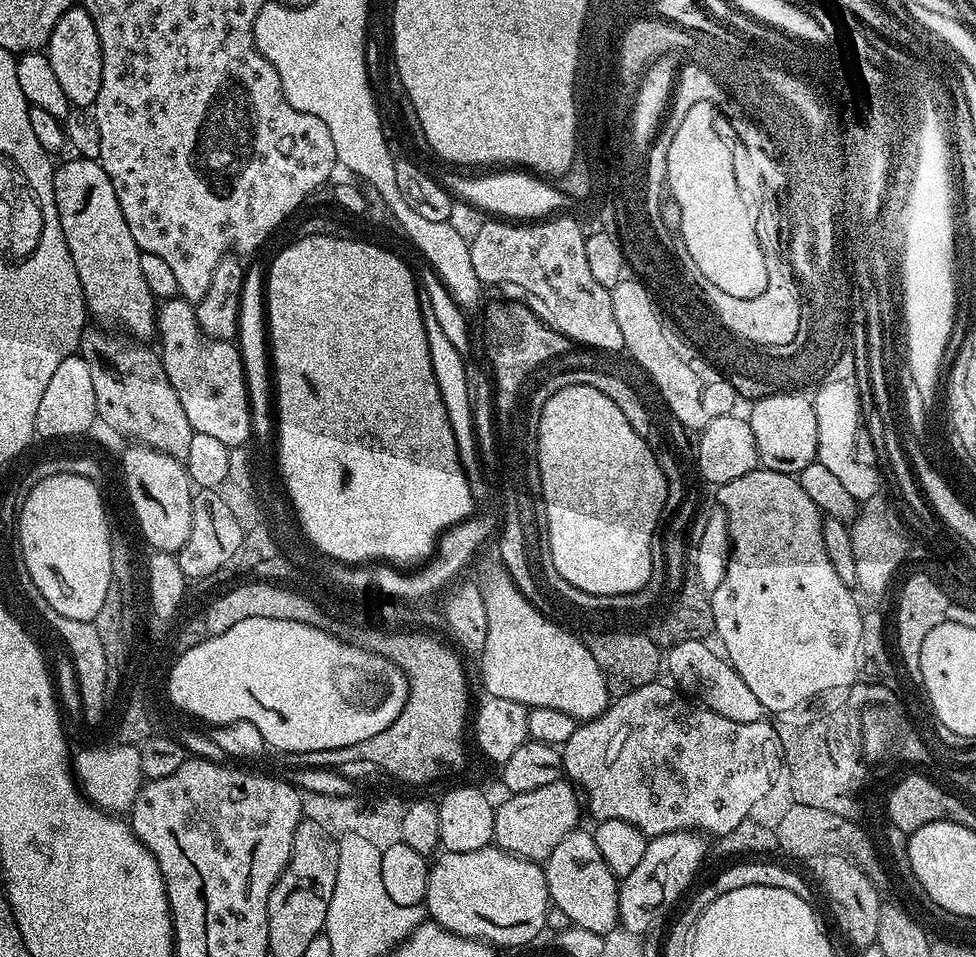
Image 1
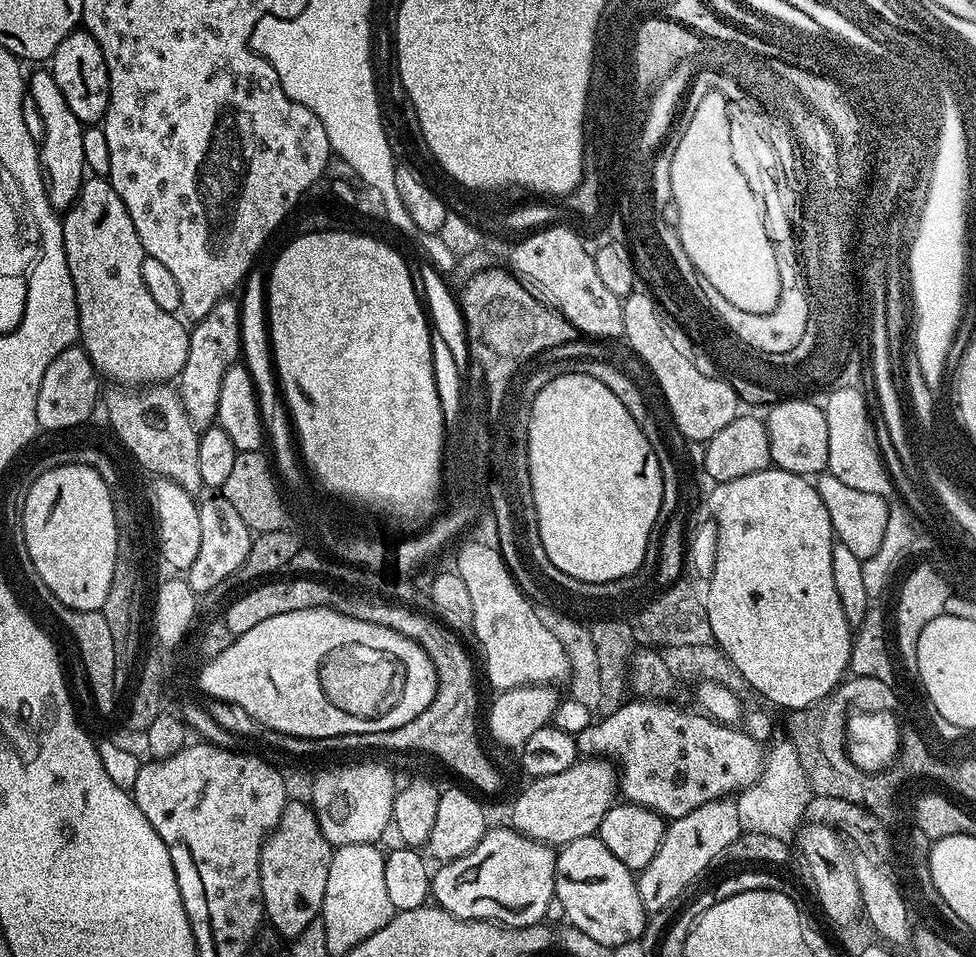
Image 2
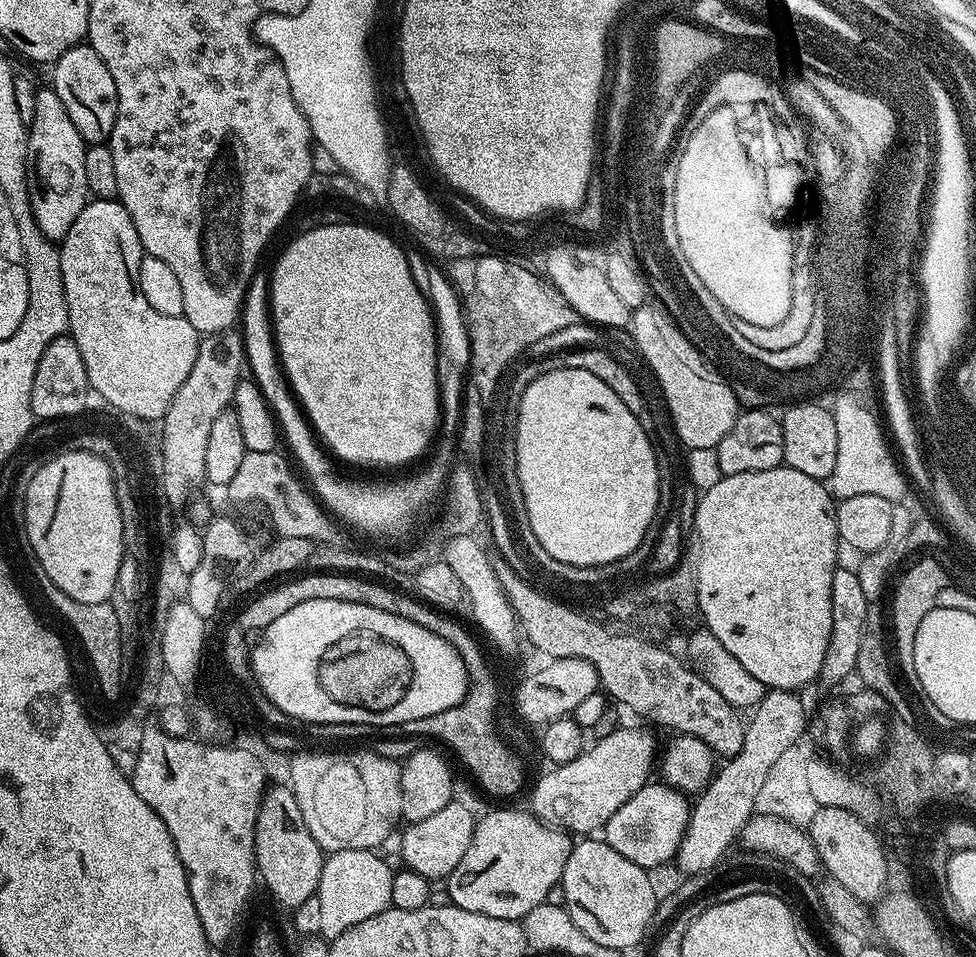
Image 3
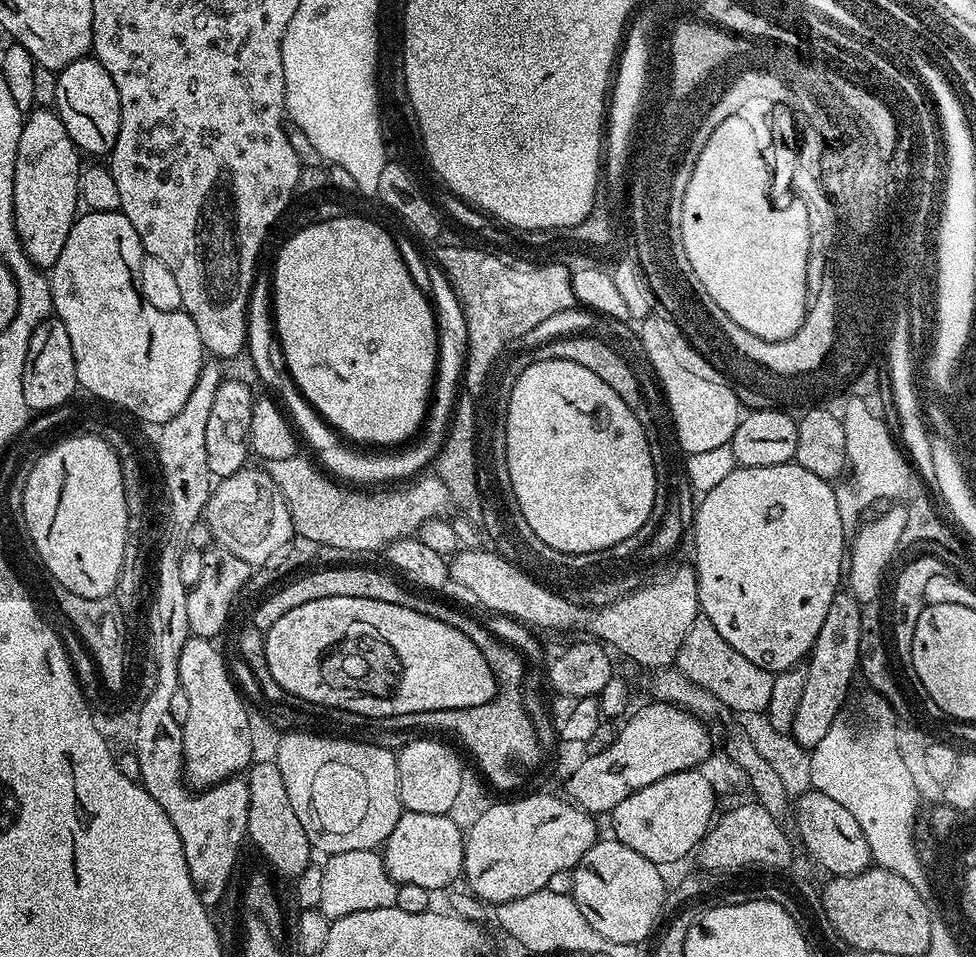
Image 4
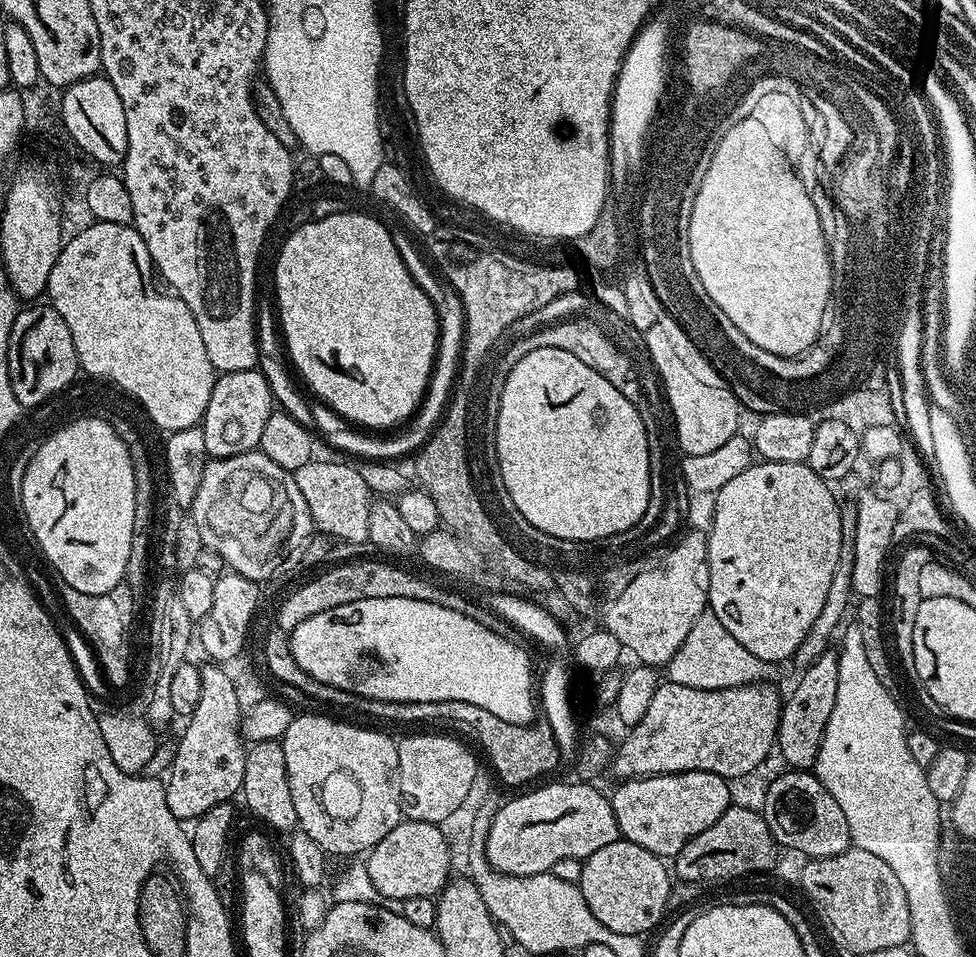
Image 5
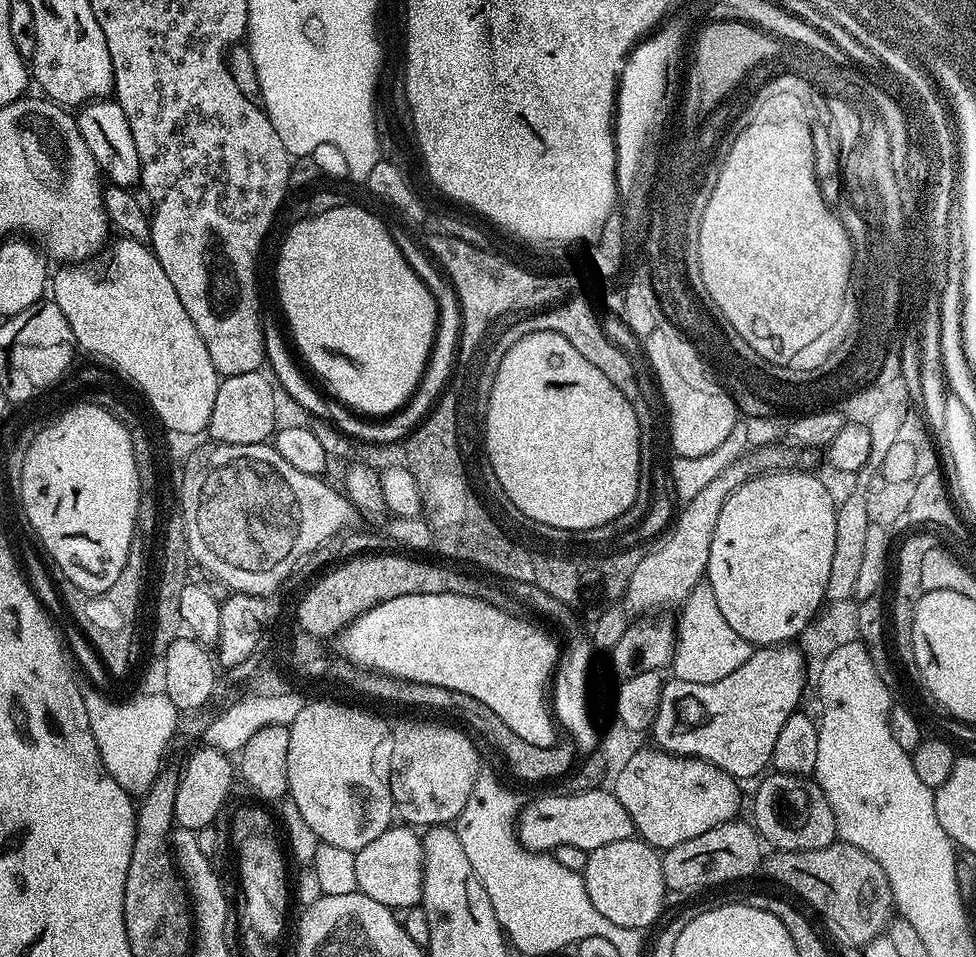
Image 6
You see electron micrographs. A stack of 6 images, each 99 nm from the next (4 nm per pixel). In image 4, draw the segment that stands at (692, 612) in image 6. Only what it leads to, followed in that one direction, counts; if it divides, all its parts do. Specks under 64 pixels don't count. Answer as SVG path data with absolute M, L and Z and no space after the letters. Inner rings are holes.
M702 614L696 617L674 662L677 671L694 684L710 691L728 710L746 714L767 711L775 673L754 665L754 662L734 650L715 629L714 624Z

